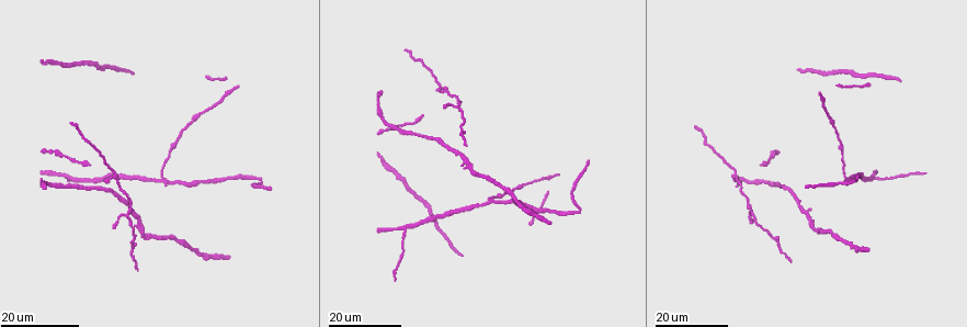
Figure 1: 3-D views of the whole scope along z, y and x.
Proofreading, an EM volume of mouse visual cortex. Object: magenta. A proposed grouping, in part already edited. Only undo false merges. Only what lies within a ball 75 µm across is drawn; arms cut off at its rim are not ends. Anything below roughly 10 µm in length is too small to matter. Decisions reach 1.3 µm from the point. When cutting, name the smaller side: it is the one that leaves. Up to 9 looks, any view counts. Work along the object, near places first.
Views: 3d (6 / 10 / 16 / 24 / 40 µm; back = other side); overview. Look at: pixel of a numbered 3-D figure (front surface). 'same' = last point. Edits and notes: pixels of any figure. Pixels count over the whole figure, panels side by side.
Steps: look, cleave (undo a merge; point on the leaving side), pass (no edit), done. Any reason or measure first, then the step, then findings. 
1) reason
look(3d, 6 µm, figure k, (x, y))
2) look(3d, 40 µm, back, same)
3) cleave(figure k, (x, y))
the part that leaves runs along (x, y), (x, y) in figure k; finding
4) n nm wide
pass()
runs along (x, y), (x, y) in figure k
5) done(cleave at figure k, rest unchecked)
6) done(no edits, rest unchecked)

look(3d, 24 µm, figure 1, (828, 231))

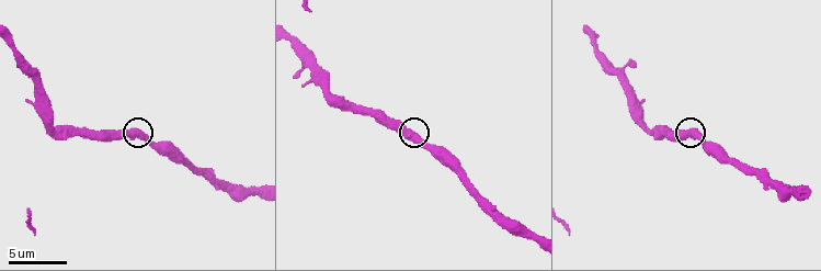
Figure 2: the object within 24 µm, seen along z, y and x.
look(3d, 6 µm, figure 2, (695, 136))

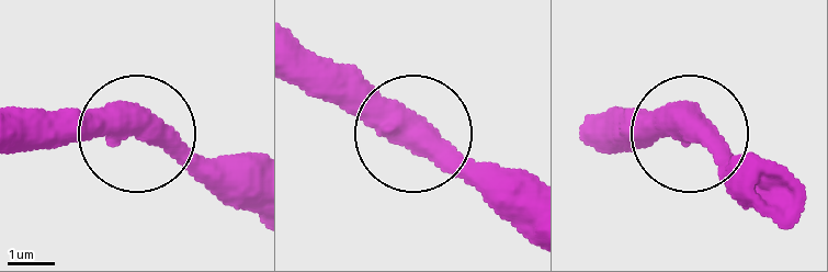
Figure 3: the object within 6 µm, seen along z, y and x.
pass()
one cell here

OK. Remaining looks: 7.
look(3d, 16 µm, figure 1, (768, 162))

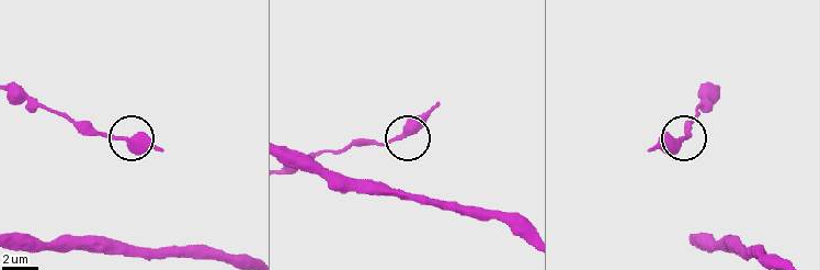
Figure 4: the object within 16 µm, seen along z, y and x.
look(3d, 10 µm, figure 4, (405, 132))

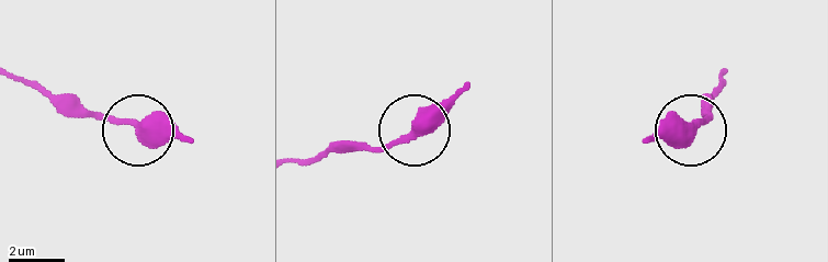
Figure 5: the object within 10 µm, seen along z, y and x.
side arm 13 µm
pass()
all the same cell

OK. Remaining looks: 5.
side arm on a straight run
look(3d, 24 µm, figure 1, (753, 215))

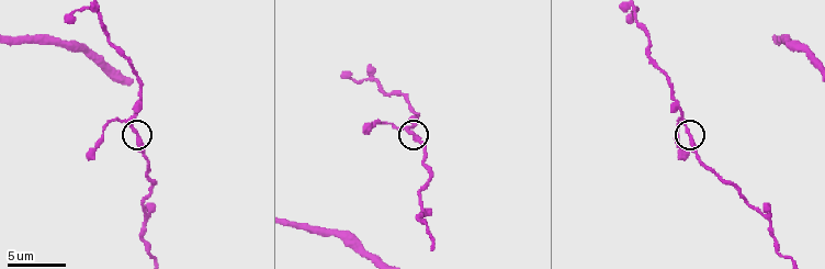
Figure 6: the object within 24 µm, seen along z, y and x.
zoom in
look(3d, 10 µm, figure 6, (411, 133))

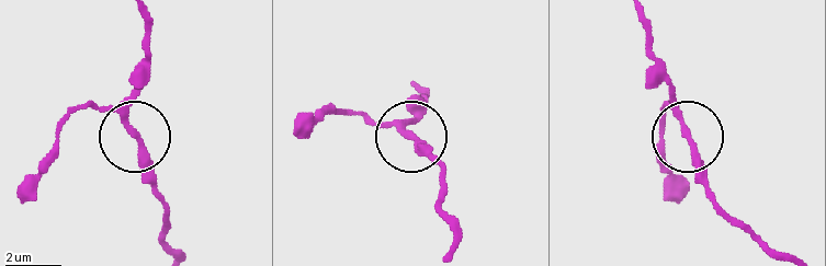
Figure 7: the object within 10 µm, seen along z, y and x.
3 arms
pass()
continuous, no second cell

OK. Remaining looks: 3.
three-way junction
look(3d, 10 µm, figure 6, (369, 77))

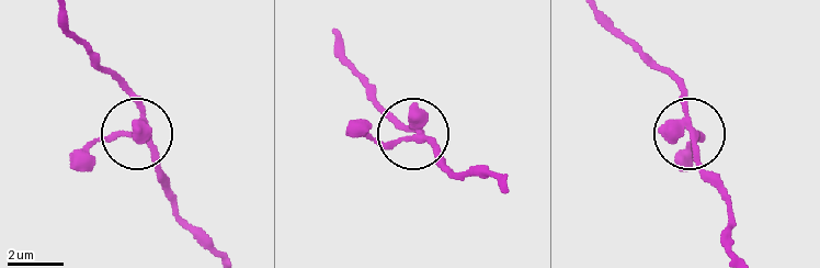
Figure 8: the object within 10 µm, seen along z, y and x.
side arm 23 µm; 3 arms
pass()
continuous, no second cell

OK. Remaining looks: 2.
done(no edits, rest unchecked)

